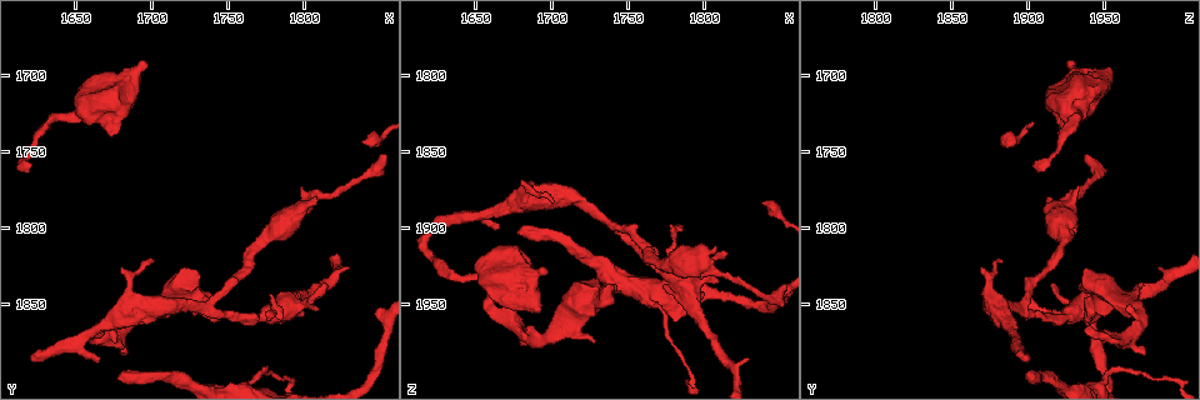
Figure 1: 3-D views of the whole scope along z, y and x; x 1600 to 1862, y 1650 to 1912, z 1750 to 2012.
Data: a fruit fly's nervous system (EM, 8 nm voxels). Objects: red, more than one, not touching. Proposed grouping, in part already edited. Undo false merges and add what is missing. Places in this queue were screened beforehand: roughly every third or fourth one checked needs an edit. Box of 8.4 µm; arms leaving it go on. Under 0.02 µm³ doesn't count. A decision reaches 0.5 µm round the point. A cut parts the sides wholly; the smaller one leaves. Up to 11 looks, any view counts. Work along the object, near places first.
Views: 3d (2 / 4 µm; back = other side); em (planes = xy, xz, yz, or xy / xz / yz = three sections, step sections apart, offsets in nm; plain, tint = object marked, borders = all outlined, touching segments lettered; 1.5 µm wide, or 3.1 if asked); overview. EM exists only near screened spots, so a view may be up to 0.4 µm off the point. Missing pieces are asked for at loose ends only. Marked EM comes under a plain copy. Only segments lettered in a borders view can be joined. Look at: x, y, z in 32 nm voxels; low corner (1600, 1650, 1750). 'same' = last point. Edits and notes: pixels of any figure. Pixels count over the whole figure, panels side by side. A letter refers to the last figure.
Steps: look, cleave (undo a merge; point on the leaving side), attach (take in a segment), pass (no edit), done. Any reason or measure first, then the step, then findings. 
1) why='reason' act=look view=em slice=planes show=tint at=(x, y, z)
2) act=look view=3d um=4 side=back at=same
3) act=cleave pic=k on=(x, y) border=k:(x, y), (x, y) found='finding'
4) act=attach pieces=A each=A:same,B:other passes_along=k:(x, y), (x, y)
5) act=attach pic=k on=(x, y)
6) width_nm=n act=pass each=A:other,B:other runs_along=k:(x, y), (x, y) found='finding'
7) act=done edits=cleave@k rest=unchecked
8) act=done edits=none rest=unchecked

why='free end' act=look view=em slice=planes show=tint at=(1622, 1882, 1900)

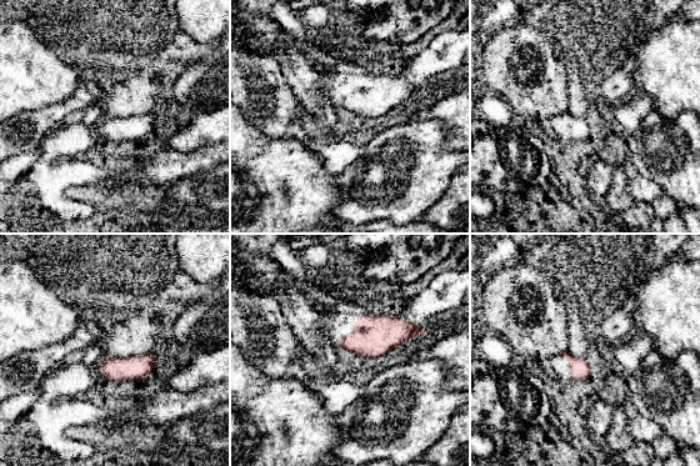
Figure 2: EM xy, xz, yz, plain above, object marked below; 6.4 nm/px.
why='what lies round it' act=look view=em slice=planes show=borders at=same

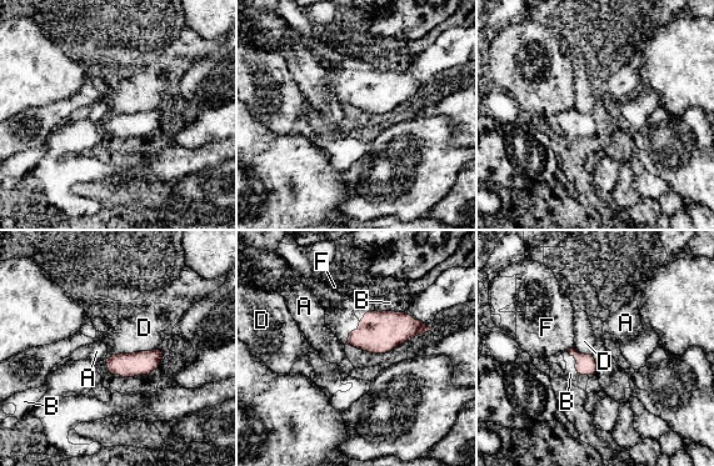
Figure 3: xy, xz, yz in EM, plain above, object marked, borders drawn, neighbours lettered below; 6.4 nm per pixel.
act=attach pieces=B each=A:other,B:same,D:other,F:other passes_along=3:(585, 364), (575, 366), (570, 374) found='it goes on there'

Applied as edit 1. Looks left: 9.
why='an open end' act=look view=em slice=planes show=borders at=(1702, 1822, 1882)

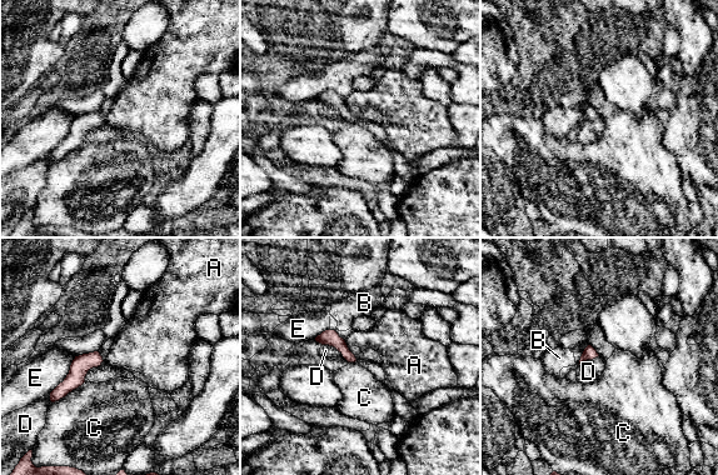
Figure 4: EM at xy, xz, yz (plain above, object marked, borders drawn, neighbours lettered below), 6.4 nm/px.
act=pass each=A:other,B:other,C:other,D:other,E:other runs_along=4:(96, 355), (58, 394) found='no lettered segment goes on from it'

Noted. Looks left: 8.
why='redraw' act=look view=overview

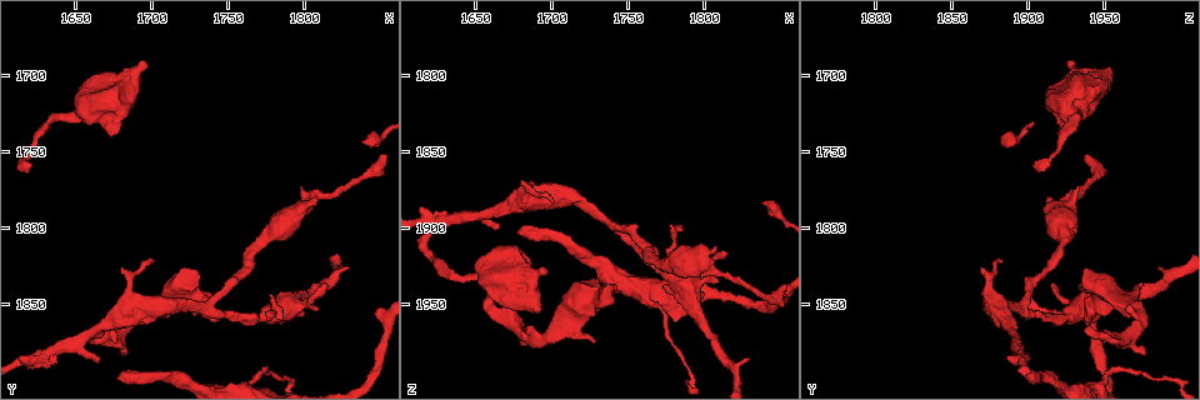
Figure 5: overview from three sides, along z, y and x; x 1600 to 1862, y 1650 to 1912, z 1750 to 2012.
why='sudden change in width' act=look view=em slice=xy step=8 show=tint at=(1768, 1858, 1924)

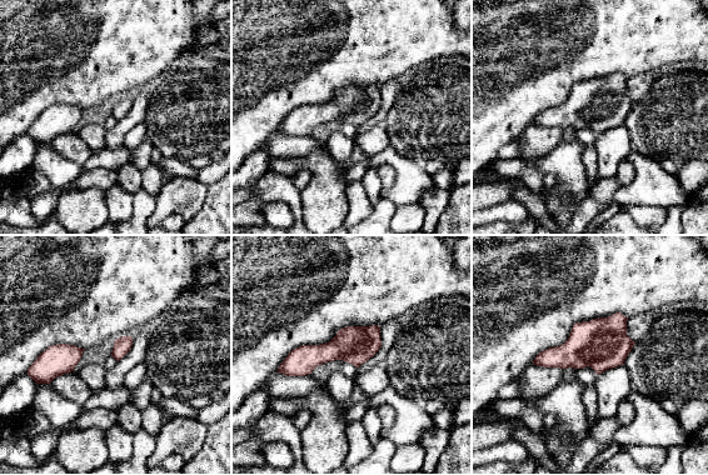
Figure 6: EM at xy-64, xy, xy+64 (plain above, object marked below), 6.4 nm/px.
why='another direction' act=look view=em slice=planes show=borders at=same

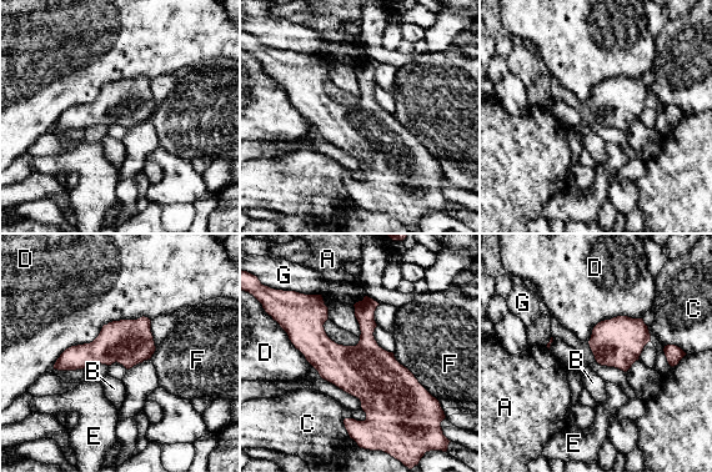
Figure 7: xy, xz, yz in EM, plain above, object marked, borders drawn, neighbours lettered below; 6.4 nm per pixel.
width_nm=180 act=pass each=A:other,B:other,C:other,D:other,E:other,F:other,G:other runs_along=7:(265, 304), (339, 365), (394, 367) found='all the same neuron'

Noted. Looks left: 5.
why='an open end' act=look view=3d um=4 at=(1678, 1880, 1976)

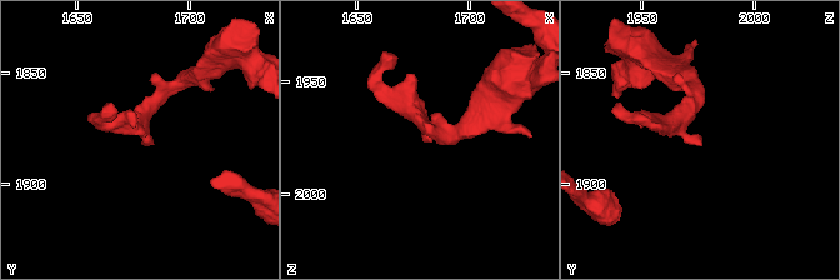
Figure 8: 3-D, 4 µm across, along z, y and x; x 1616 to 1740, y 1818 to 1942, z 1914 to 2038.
arm_widths_nm=180,220 why='shape alone is not enough' act=look view=em slice=planes show=borders at=(1680, 1881, 1975)

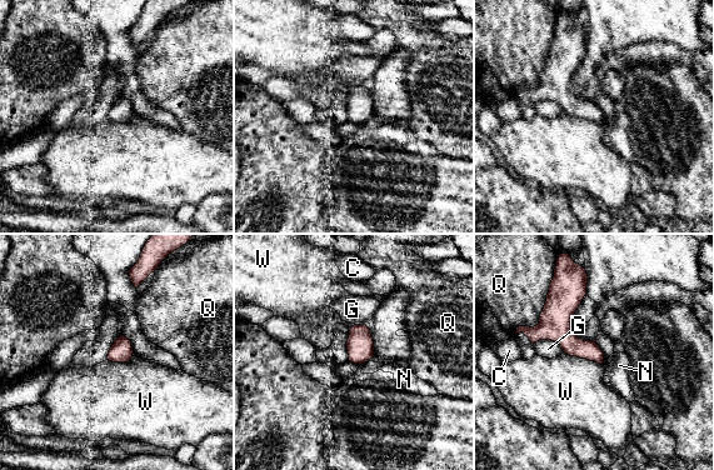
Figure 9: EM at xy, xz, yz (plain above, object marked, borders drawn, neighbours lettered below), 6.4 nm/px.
act=pass each=C:other,G:other,N:other,Q:other,W:other border=9:(564, 351), (602, 364) found='none of them fits'

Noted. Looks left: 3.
act=done edits=attach@3 rest=unchecked

